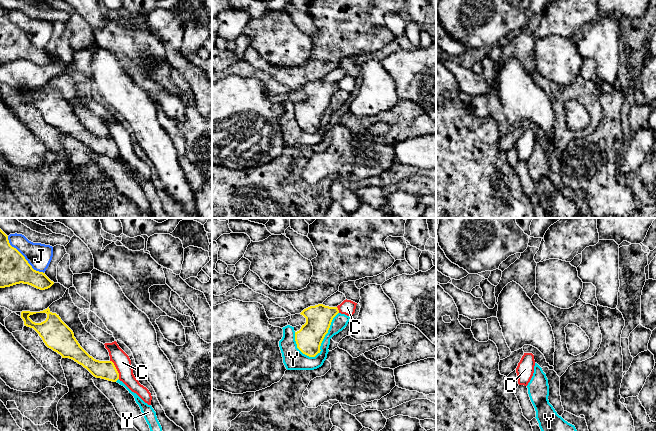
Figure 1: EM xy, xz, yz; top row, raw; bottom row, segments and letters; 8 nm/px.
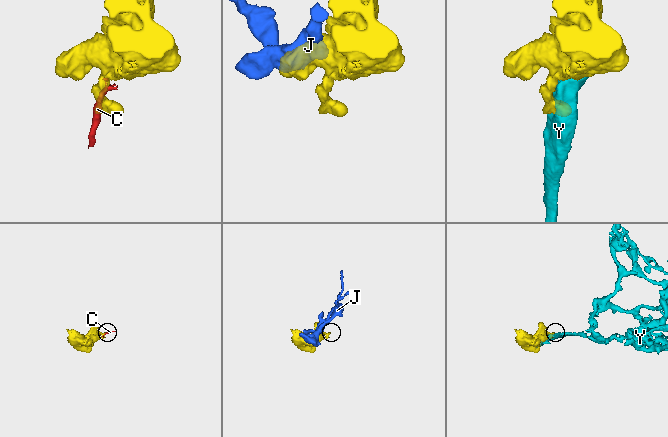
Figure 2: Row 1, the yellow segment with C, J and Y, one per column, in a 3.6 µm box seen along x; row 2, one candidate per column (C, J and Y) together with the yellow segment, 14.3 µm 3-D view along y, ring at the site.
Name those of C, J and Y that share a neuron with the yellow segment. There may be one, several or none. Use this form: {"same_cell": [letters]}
{"same_cell": []}

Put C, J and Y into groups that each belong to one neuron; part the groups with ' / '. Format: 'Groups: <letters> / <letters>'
Groups: C / J / Y

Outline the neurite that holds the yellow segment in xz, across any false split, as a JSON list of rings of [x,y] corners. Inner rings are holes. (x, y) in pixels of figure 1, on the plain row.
[[[323,80],[304,85],[300,90],[306,94],[306,99],[295,108],[297,124],[309,133],[315,133],[320,129],[321,119],[328,109],[333,94],[338,89],[337,83]]]

